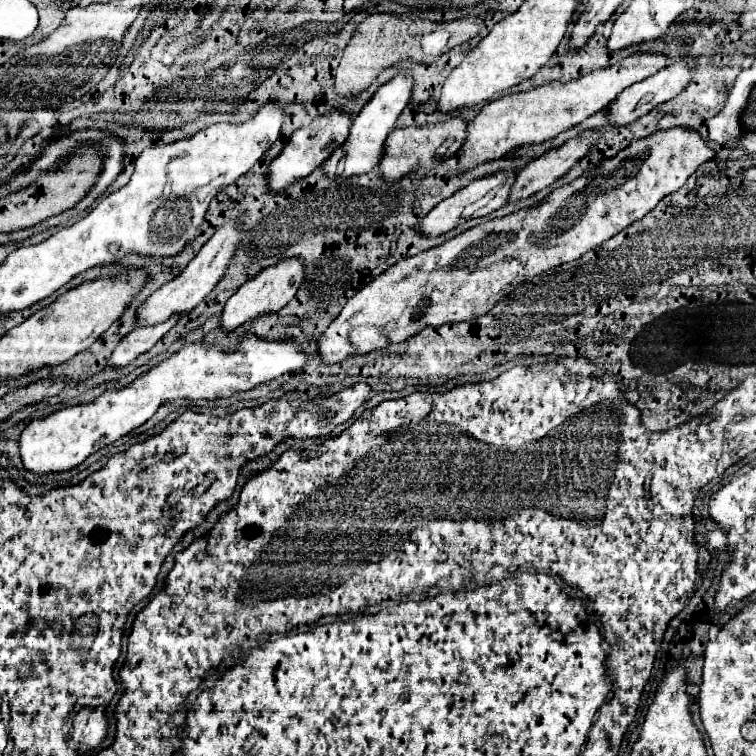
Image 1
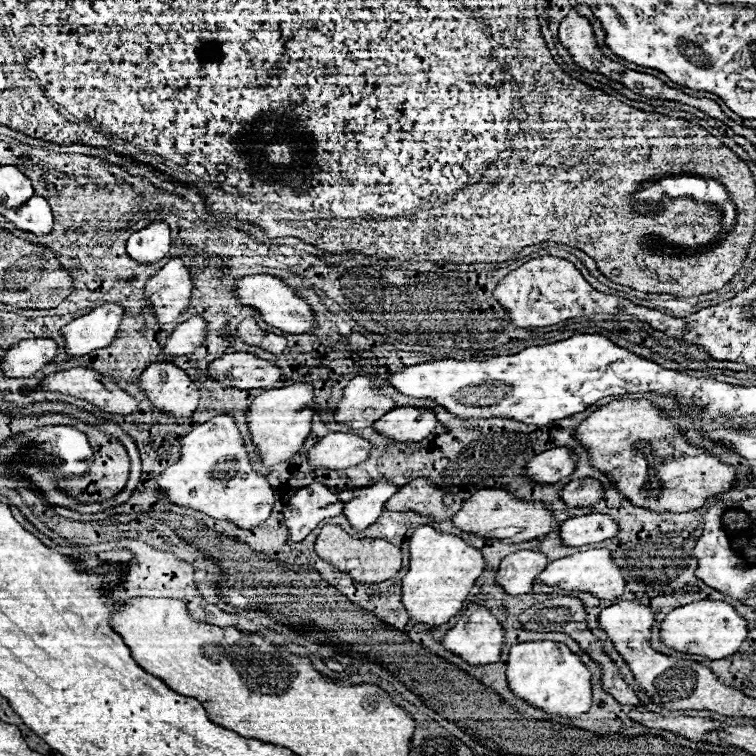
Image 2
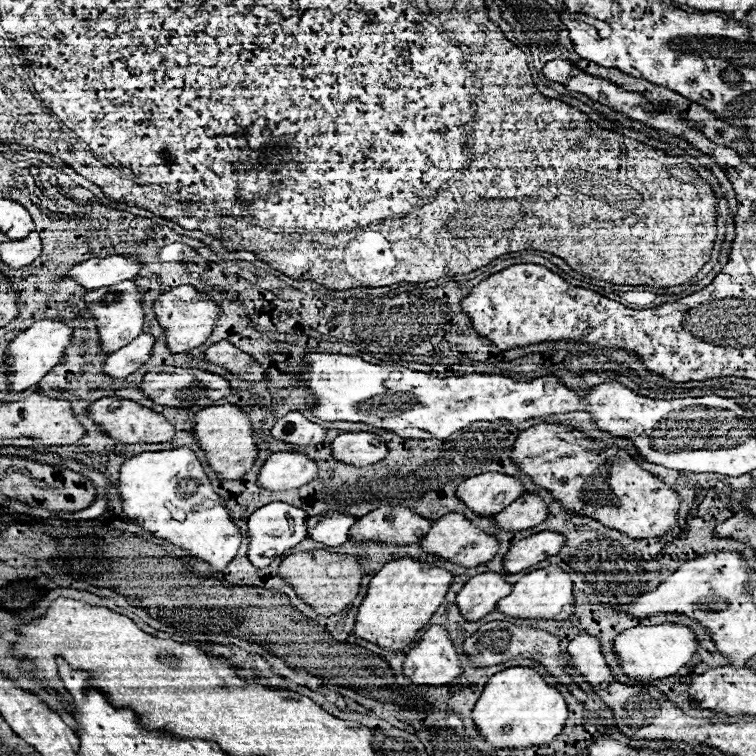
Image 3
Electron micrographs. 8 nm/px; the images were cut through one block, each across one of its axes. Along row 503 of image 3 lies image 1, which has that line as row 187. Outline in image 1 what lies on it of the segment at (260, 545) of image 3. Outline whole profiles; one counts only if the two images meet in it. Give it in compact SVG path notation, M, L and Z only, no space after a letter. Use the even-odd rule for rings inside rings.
M334 108L328 114L320 114L314 118L314 122L310 122L308 126L296 130L290 140L286 142L282 154L270 164L268 168L268 180L270 180L270 190L272 192L282 192L288 184L308 176L316 166L320 166L350 134L354 122L354 114L344 112L340 108Z

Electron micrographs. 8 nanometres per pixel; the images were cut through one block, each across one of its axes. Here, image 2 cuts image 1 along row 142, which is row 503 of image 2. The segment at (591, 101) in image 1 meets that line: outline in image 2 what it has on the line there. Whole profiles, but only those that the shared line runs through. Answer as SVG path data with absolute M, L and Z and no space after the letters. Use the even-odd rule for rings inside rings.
M484 488L474 492L464 502L464 506L452 516L452 522L462 532L470 532L480 538L498 538L504 540L506 544L520 544L534 540L538 536L552 532L552 528L556 526L552 512L546 510L540 502L522 502L514 498L508 490L500 488Z

